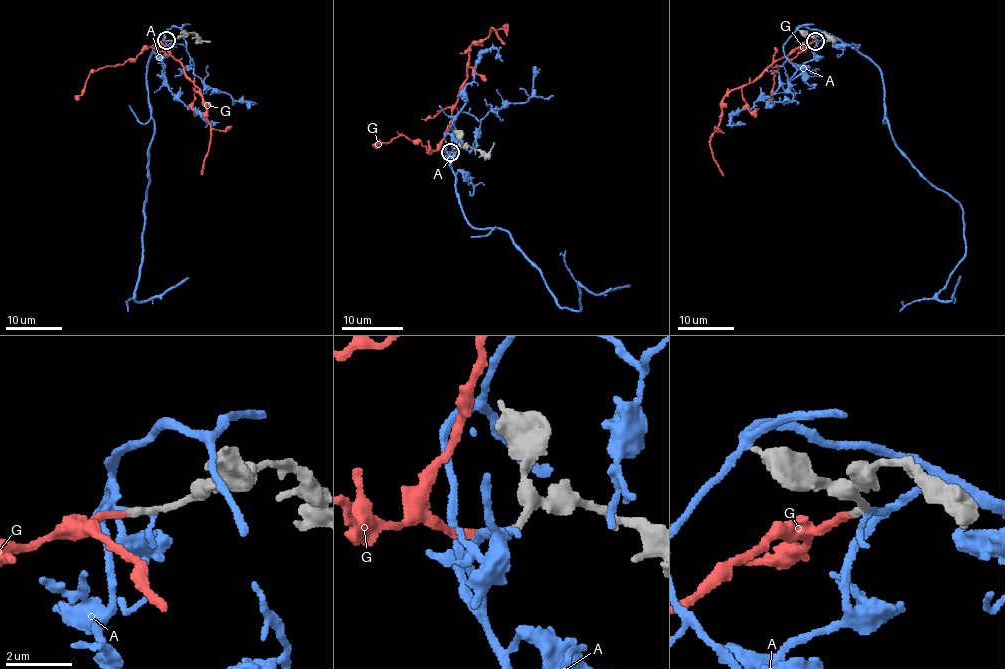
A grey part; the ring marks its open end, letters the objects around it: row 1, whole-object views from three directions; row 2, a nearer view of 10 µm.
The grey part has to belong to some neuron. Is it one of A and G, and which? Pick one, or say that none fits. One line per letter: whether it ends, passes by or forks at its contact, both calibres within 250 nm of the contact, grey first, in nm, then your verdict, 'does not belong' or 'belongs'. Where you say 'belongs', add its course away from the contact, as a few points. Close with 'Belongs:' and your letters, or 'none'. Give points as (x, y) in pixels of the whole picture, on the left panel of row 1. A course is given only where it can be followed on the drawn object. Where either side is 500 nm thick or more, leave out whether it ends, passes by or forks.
A: it ends there; 280 nm thick on the grey side, 240 nm on the other; does not belong
G: it ends there; 240 nm thick on the grey side, 220 nm on the other; belongs; it runs (166, 40), (160, 41), (182, 62), (186, 76), (199, 87), (206, 104), (210, 139), (202, 174)
Belongs: G

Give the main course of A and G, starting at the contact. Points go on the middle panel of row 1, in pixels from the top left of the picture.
A: (455, 152), (452, 172), (468, 223), (506, 230), (561, 307), (582, 309), (580, 286), (601, 294), (632, 285)
G: (449, 152), (442, 148), (441, 140), (466, 77), (472, 45), (487, 38), (491, 28), (505, 44)

